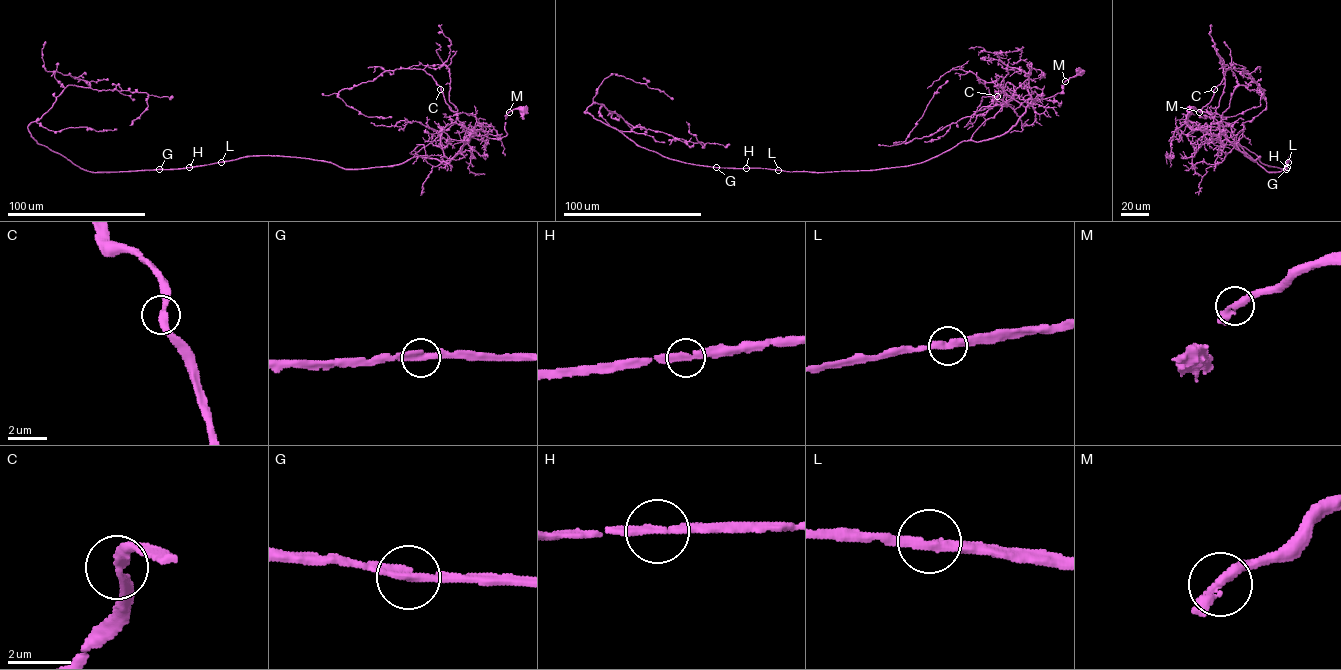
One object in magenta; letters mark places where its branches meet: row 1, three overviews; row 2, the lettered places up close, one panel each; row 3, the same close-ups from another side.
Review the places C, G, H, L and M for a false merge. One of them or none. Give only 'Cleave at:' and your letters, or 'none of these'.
Cleave at: none of these

